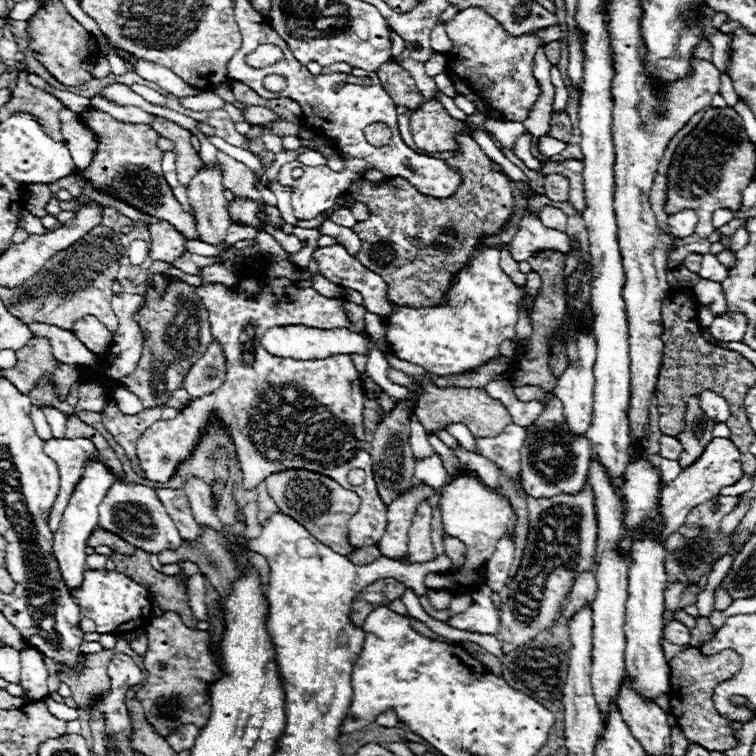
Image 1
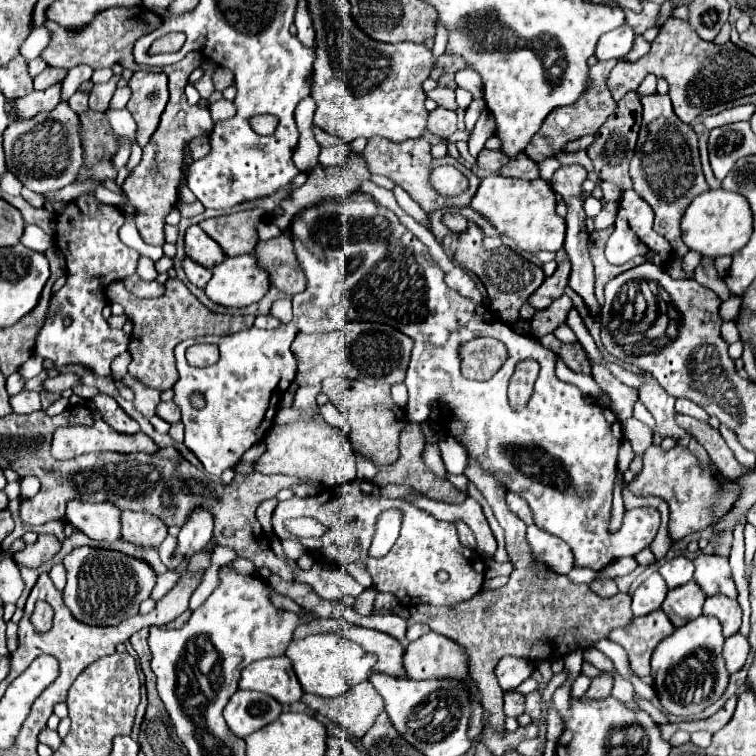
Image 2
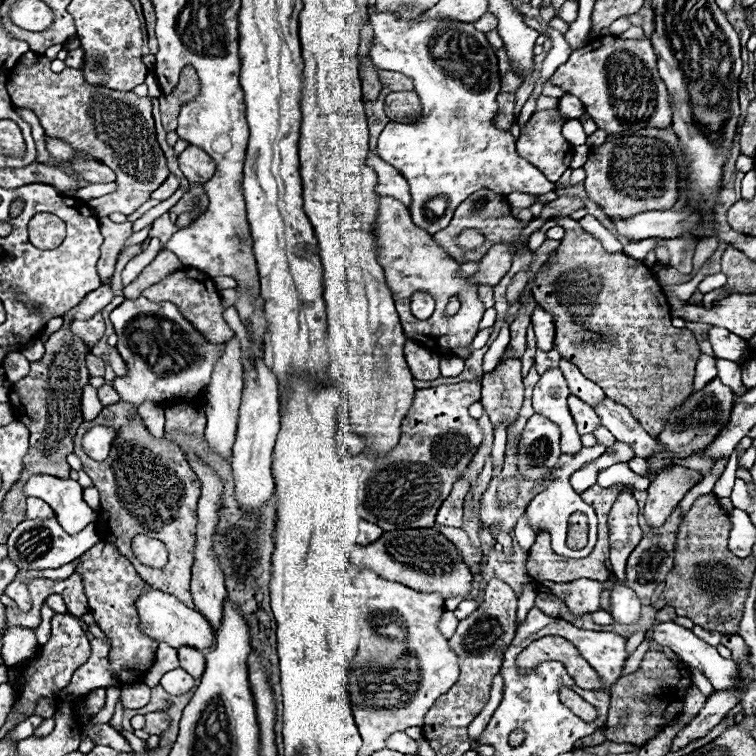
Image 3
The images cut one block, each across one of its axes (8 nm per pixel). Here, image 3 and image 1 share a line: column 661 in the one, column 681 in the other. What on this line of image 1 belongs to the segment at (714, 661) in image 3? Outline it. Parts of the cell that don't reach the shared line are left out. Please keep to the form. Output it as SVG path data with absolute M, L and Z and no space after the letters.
M670 620L664 626L664 640L672 642L672 644L688 644L690 640L690 630L686 630L686 626L678 620Z

